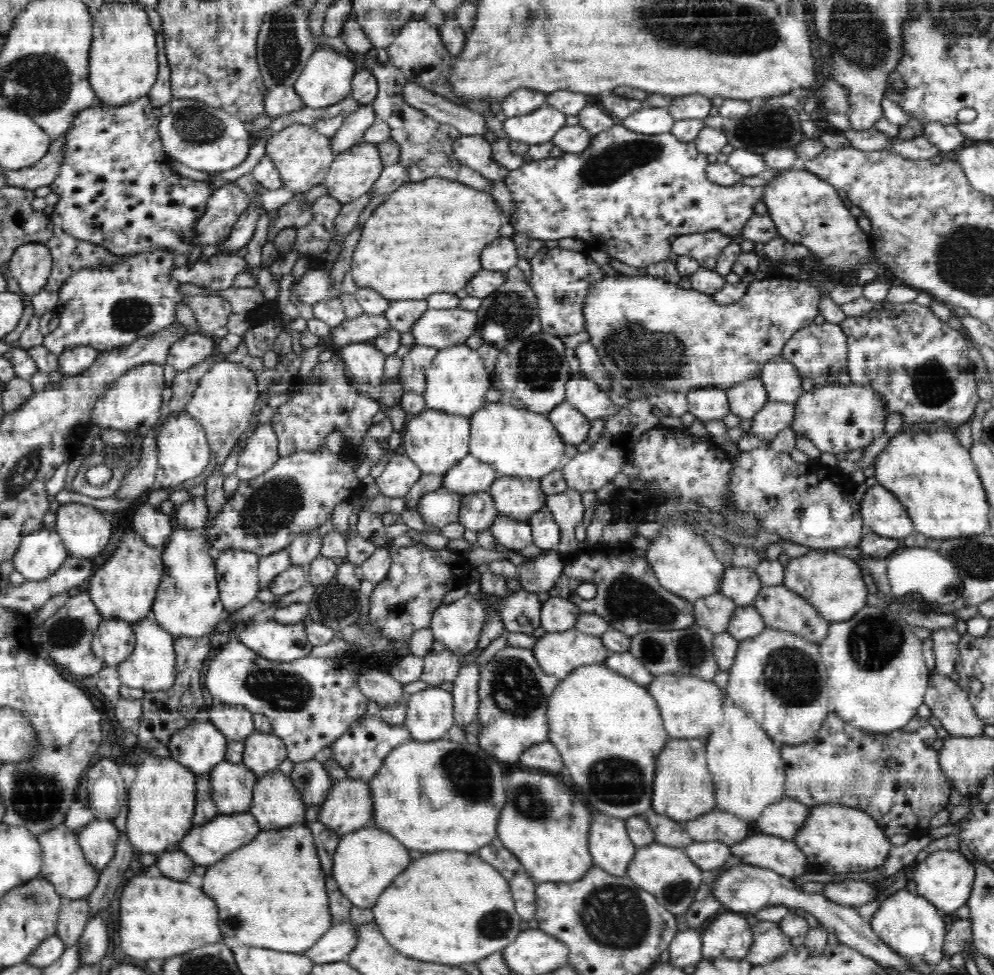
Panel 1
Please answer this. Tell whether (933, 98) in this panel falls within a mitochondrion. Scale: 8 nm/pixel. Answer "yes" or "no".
no

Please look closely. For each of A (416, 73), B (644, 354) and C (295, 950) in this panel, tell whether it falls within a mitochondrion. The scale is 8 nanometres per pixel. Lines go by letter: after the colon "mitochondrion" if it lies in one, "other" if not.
A: other
B: mitochondrion
C: other

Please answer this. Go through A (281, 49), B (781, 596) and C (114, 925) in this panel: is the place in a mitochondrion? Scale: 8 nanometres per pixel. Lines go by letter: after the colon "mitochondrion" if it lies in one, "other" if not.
A: mitochondrion
B: other
C: other

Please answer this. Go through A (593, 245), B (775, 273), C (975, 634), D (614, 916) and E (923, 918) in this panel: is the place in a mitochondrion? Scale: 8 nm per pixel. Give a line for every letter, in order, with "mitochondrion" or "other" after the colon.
A: other
B: other
C: other
D: mitochondrion
E: other

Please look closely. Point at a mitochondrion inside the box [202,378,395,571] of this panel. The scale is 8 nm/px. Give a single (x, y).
(273, 506)

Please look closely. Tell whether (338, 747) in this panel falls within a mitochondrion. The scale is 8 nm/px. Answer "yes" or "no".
no

